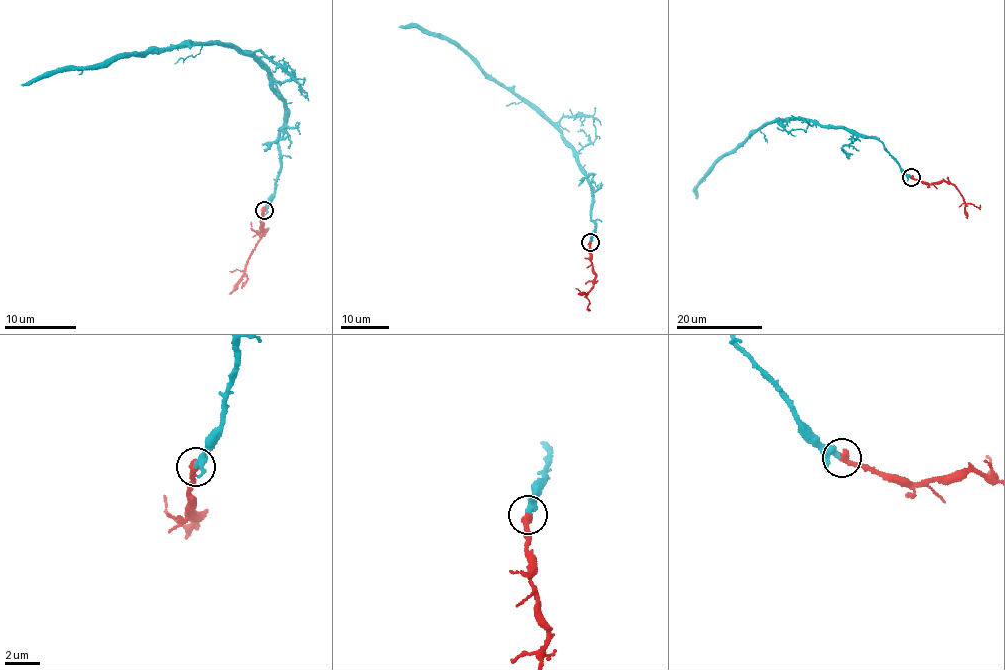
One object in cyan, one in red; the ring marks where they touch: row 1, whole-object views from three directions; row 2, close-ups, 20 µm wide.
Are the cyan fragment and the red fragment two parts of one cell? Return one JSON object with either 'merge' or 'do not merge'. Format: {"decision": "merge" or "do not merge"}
{"decision": "merge"}

